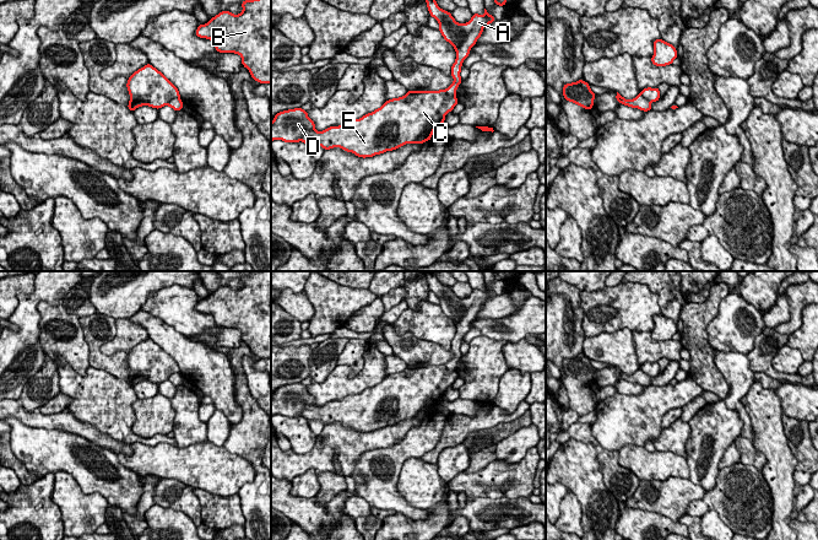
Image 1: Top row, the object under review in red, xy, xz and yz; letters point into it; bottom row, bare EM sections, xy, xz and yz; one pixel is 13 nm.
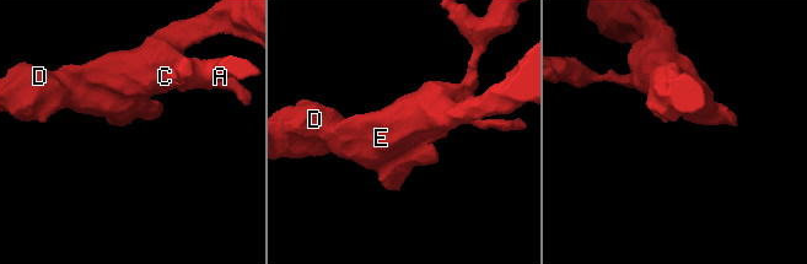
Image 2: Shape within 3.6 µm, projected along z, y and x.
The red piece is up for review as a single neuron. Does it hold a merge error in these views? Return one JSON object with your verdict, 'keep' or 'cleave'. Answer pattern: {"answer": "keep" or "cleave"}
{"answer": "cleave"}

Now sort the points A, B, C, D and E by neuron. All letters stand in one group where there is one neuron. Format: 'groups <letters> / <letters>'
groups A / B C D E

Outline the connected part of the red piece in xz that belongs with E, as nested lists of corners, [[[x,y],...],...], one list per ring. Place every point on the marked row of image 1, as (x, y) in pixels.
[[[445,90],[407,91],[405,96],[386,101],[380,108],[359,119],[347,120],[340,126],[330,126],[323,131],[315,130],[315,123],[308,117],[307,110],[302,108],[288,109],[277,113],[271,122],[271,141],[303,141],[308,146],[318,145],[324,150],[340,147],[362,158],[373,157],[412,144],[427,130],[437,130],[444,123],[445,115],[457,103],[456,96],[449,98]]]

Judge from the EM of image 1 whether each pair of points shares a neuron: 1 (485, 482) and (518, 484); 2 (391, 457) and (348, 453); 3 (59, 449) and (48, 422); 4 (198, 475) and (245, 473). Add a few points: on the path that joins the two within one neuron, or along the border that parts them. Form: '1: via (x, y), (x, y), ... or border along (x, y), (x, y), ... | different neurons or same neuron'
1: via (493, 482), (509, 482) | same neuron
2: border along (390, 447), (367, 449), (355, 463), (350, 475) | different neurons
3: border along (22, 421), (30, 426), (60, 428), (79, 436) | different neurons
4: via (210, 473), (233, 473) | same neuron

